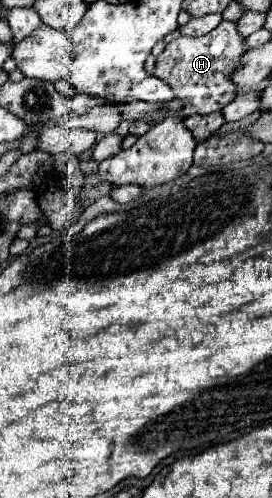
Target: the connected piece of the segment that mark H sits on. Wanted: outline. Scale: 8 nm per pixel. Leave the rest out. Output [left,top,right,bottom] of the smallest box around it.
[153,21,247,117]

